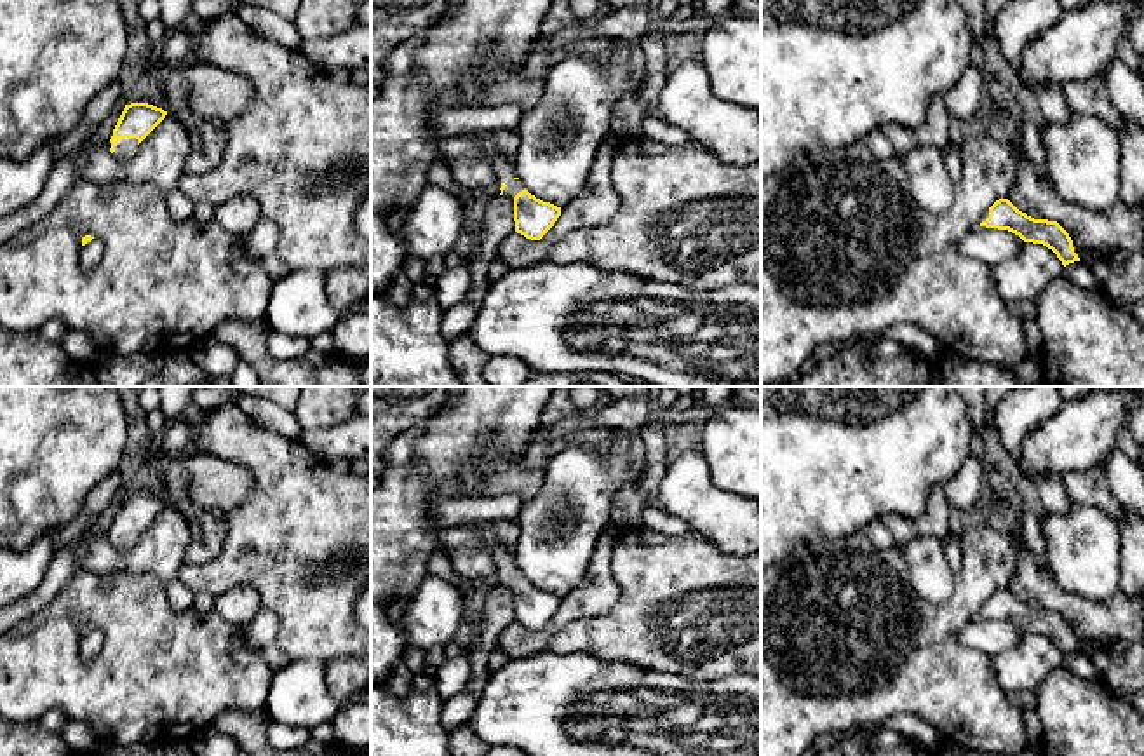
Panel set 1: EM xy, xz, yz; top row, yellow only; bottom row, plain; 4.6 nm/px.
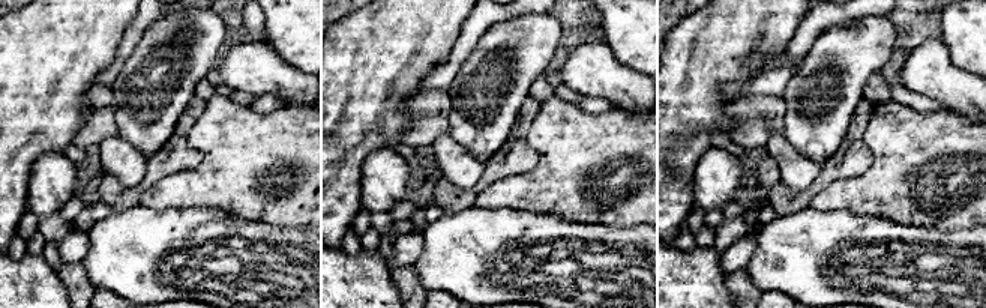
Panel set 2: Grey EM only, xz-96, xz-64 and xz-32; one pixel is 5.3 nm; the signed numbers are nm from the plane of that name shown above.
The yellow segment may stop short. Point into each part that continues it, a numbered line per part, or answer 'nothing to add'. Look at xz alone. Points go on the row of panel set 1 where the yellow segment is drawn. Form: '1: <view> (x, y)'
1: xz (504, 166)

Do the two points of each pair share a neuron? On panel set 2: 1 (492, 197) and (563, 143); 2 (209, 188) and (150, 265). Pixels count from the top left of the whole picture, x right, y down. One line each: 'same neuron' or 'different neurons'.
1: same neuron
2: different neurons

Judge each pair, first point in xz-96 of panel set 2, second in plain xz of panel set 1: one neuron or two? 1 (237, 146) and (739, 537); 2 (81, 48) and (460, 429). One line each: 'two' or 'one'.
1: two
2: one

